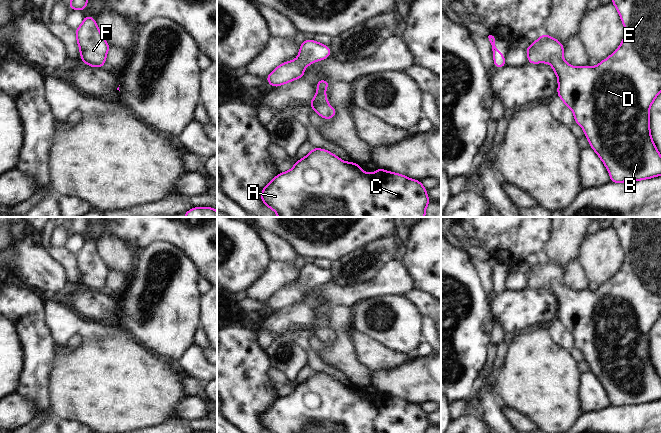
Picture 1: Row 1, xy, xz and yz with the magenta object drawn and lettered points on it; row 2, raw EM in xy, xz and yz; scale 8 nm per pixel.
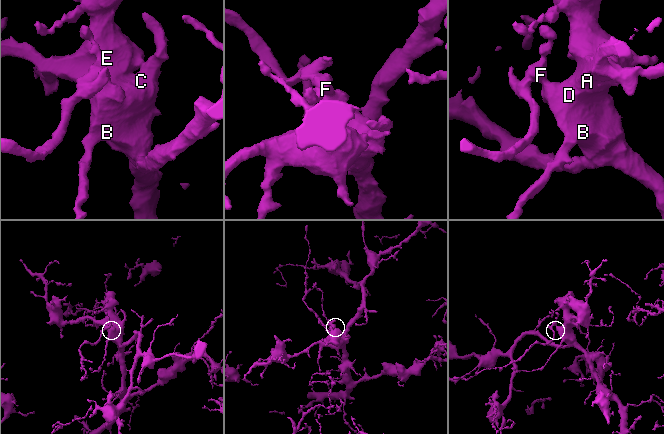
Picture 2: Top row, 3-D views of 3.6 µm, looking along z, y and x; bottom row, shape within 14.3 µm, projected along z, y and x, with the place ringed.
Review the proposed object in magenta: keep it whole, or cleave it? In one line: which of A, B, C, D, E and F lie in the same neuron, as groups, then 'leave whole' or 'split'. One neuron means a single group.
A B C D E F | leave whole

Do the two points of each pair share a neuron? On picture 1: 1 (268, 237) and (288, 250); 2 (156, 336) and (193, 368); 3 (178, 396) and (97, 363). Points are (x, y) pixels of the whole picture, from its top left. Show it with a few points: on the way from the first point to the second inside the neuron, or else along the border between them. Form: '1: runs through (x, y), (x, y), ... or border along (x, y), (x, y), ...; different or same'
1: runs through (273, 242), (283, 250); same
2: border along (193, 343), (177, 360); different
3: runs through (158, 392), (135, 390), (120, 386), (117, 383); same

